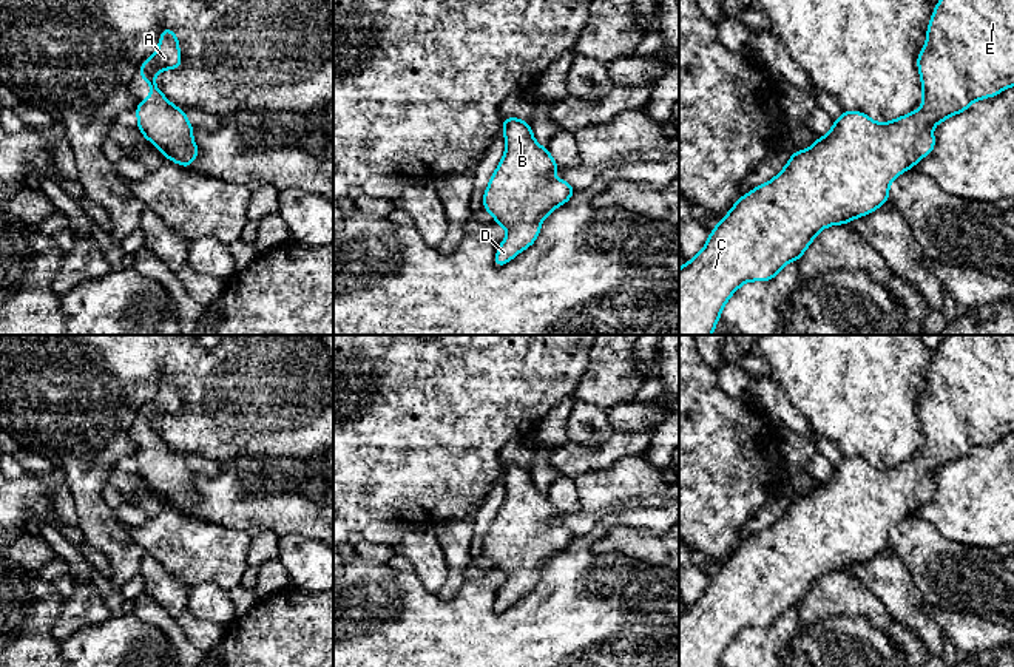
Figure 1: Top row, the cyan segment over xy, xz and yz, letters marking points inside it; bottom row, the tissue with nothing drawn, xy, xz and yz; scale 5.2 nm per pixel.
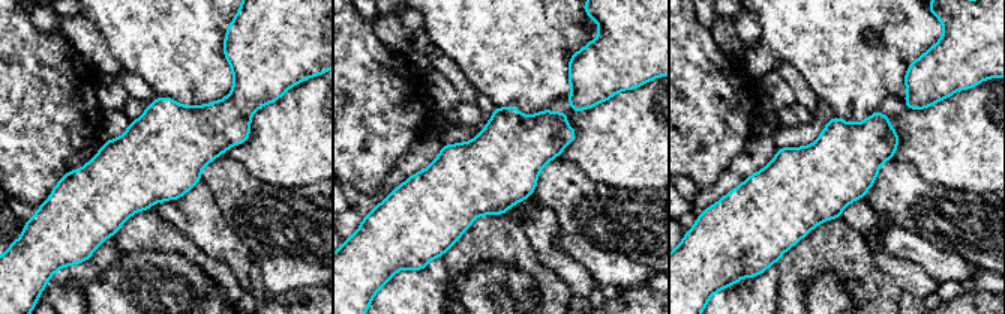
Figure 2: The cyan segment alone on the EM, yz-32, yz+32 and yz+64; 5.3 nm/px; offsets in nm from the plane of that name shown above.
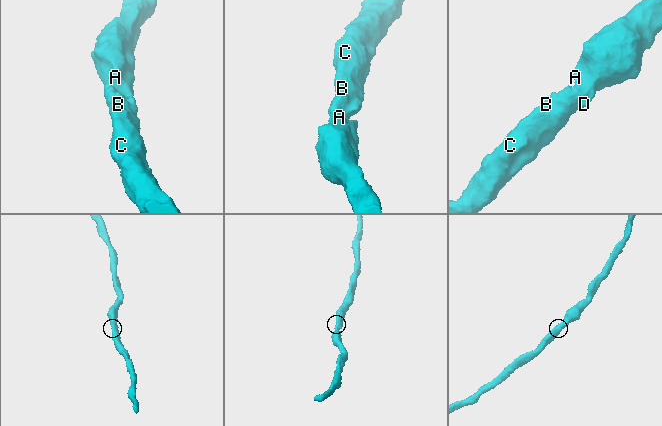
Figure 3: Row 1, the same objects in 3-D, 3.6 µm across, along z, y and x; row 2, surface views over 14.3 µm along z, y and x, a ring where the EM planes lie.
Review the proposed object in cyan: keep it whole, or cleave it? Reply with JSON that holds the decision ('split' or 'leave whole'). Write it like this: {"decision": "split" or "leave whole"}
{"decision": "leave whole"}

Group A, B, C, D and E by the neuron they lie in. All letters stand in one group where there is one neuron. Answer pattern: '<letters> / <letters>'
A B C D E

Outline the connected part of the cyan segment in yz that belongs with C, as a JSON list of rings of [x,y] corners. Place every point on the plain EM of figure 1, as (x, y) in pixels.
[[[945,335],[928,371],[926,391],[917,403],[921,452],[895,466],[878,469],[861,457],[843,457],[827,482],[803,497],[792,497],[787,511],[769,528],[741,542],[710,577],[704,594],[679,615],[679,667],[719,667],[728,644],[749,627],[767,628],[789,608],[798,607],[826,573],[866,562],[889,545],[894,523],[932,499],[932,474],[966,457],[975,446],[1014,432],[1014,335]]]

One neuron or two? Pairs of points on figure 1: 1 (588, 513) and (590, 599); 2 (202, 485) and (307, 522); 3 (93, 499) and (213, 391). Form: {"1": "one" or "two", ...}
{"1": "two", "2": "one", "3": "one"}

